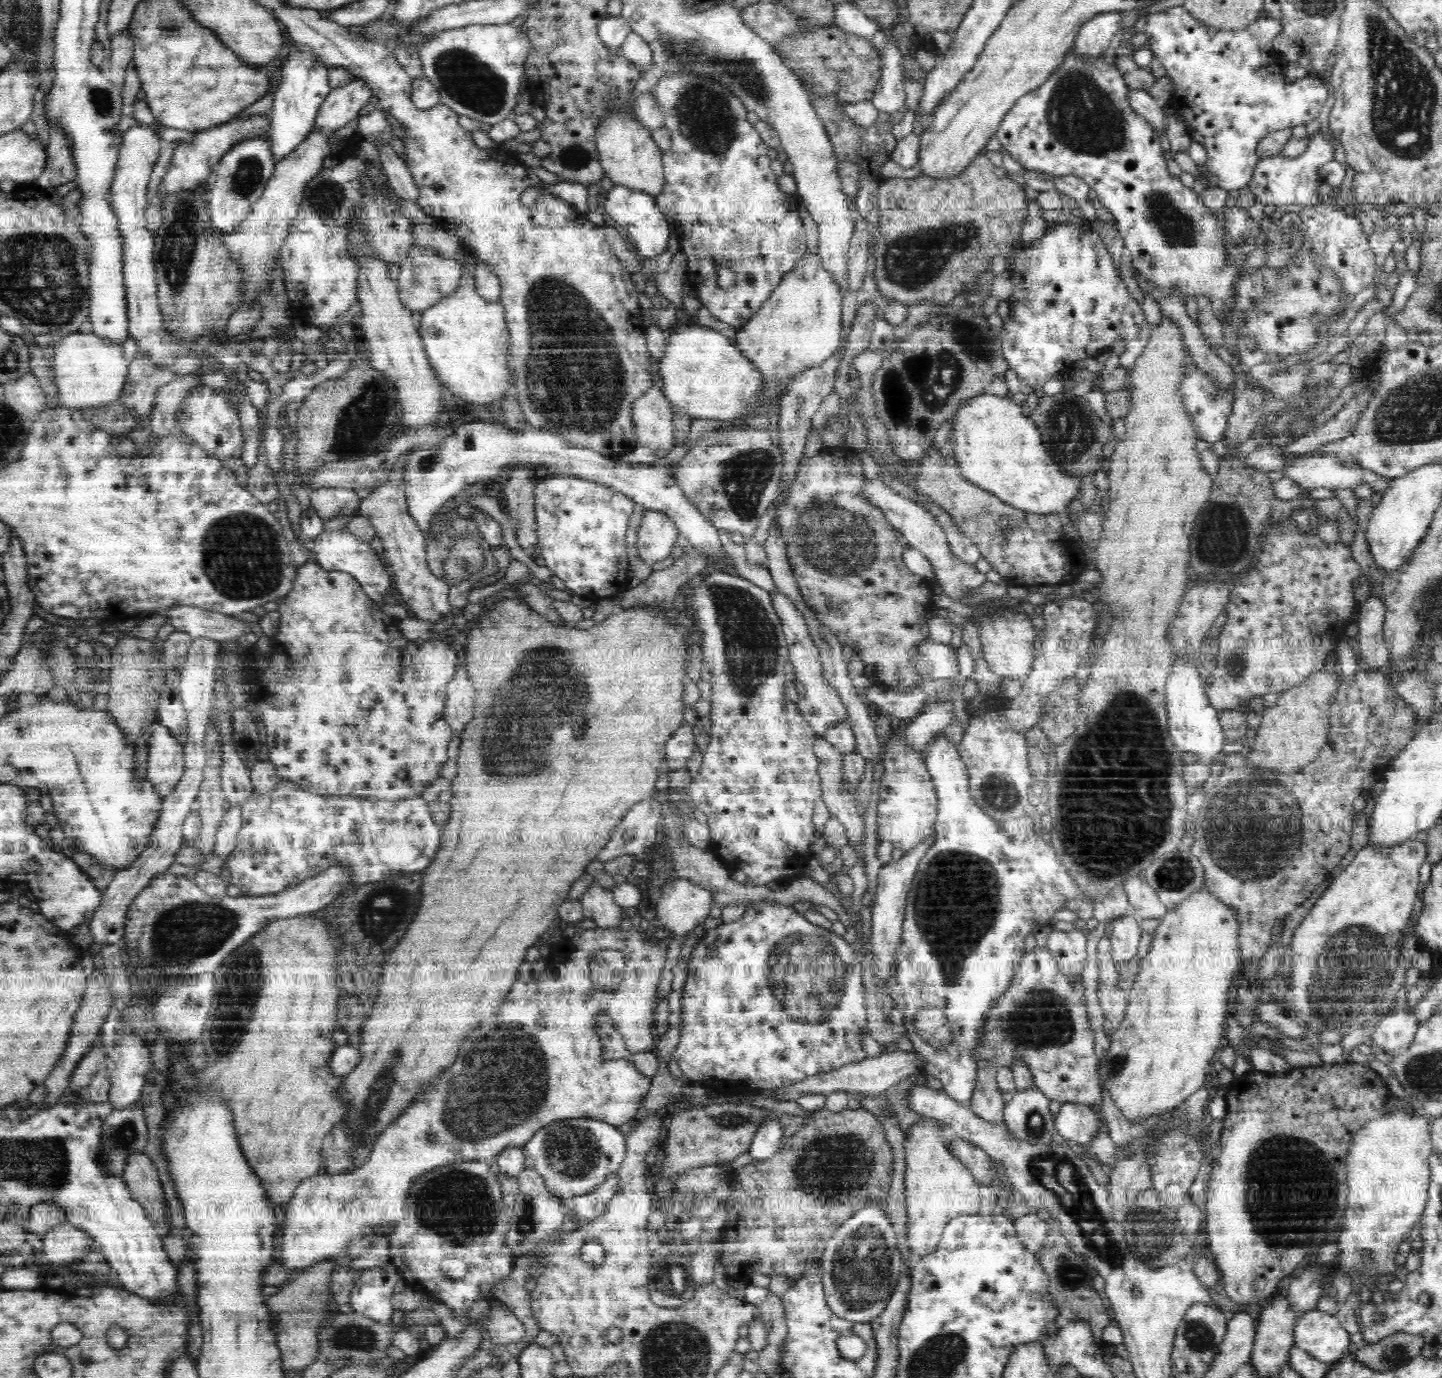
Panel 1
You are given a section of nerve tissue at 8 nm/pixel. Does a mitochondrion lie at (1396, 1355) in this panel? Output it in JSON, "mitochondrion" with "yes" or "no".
{"mitochondrion":"yes"}

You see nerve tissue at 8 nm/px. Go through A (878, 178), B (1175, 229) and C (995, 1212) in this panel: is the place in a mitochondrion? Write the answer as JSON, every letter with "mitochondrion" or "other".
{"A":"other","B":"mitochondrion","C":"other"}

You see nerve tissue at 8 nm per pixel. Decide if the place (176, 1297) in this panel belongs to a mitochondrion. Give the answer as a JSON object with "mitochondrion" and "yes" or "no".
{"mitochondrion":"no"}

